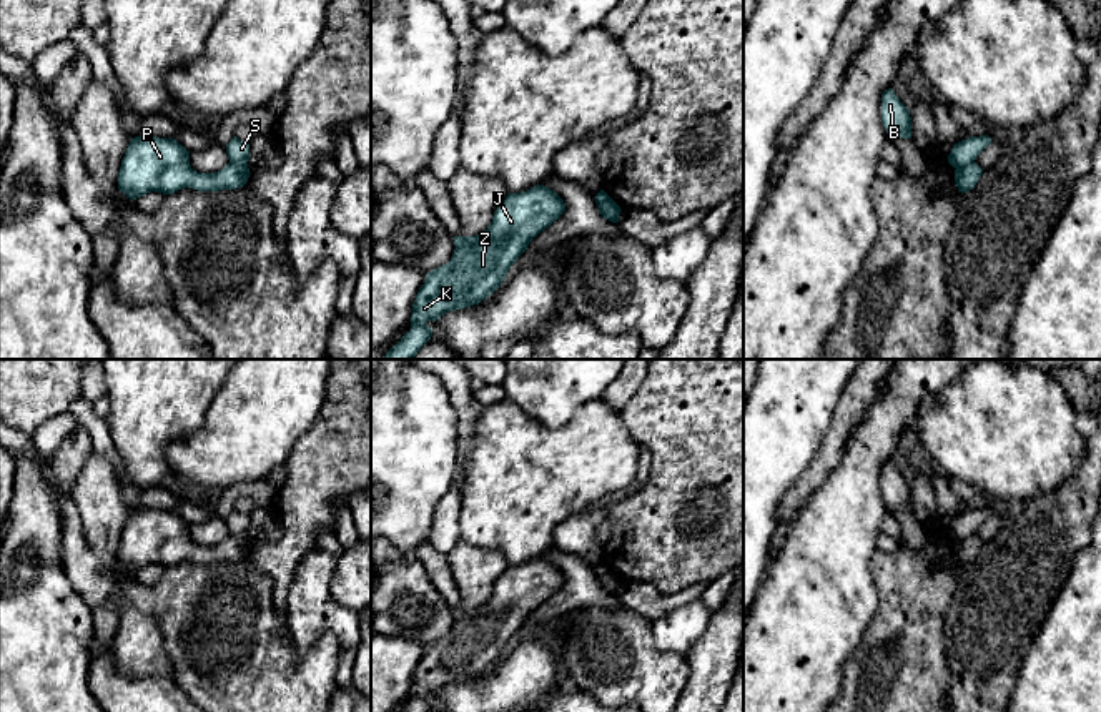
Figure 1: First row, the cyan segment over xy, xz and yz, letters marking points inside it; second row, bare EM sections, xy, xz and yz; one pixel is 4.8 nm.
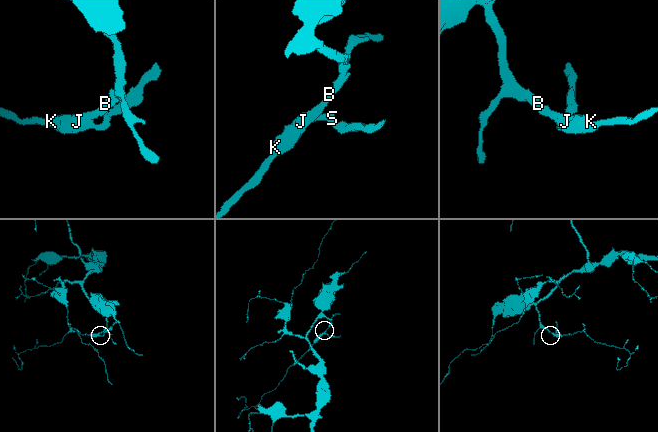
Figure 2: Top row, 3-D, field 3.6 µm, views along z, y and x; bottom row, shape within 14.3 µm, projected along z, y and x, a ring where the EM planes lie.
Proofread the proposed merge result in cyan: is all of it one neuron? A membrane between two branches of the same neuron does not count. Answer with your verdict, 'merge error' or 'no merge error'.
merge error

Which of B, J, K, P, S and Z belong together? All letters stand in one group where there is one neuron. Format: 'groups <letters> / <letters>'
groups B J K P Z / S

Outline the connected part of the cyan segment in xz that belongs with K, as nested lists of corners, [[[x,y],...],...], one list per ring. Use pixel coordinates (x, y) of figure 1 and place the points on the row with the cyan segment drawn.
[[[537,185],[522,193],[509,193],[479,235],[454,236],[451,261],[426,274],[412,304],[411,329],[384,359],[412,359],[432,336],[427,321],[479,304],[492,294],[529,243],[564,211],[564,200]]]

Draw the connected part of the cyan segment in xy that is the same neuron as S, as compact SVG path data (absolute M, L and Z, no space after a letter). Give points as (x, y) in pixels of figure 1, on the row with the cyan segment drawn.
M233 136L231 141L226 145L226 153L228 153L230 163L248 165L249 143Z

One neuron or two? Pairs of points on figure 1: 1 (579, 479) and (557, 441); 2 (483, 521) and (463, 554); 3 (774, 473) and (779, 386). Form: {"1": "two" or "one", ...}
{"1": "one", "2": "two", "3": "one"}

